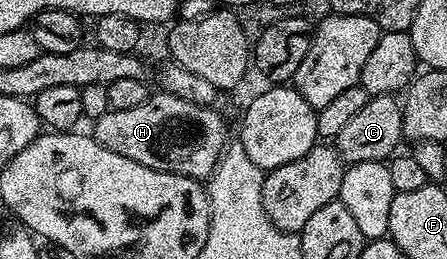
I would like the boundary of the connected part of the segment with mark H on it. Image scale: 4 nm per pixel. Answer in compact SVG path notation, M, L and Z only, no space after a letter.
M148 94L145 105L133 109L107 111L94 120L94 139L105 145L105 149L113 149L113 153L121 153L121 157L129 157L129 161L137 161L149 169L200 181L210 179L229 143L226 121L214 111L214 106L162 94Z

